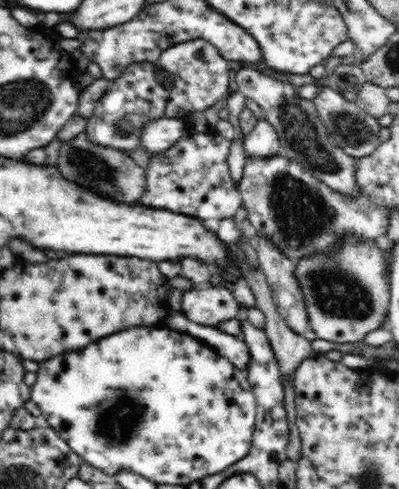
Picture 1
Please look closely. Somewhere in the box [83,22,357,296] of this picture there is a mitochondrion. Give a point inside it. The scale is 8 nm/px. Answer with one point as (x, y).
(303, 216)

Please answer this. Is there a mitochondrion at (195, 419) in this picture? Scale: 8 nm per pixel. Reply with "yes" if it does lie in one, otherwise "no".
no

